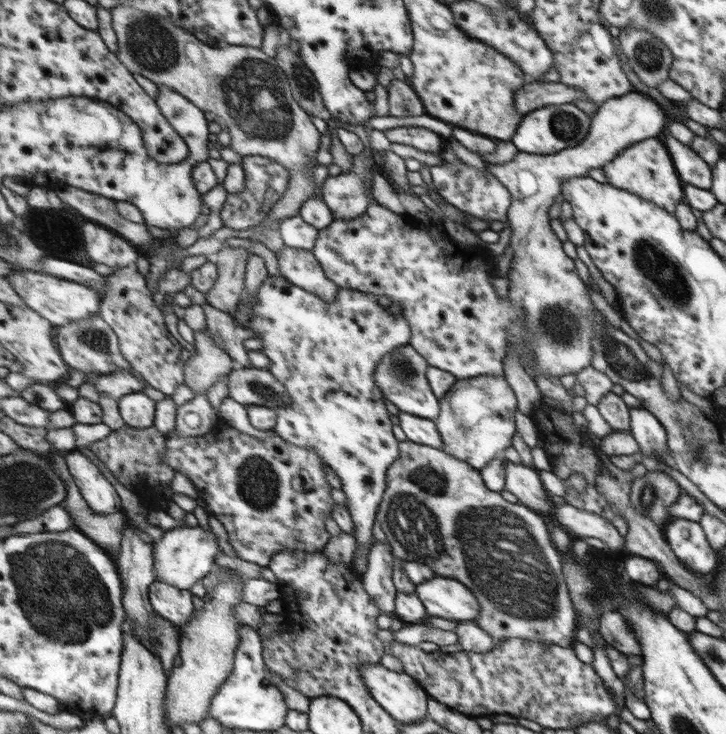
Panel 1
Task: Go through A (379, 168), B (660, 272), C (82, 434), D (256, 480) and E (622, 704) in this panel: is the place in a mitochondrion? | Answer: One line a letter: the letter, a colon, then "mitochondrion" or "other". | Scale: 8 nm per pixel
A: other
B: mitochondrion
C: other
D: mitochondrion
E: other

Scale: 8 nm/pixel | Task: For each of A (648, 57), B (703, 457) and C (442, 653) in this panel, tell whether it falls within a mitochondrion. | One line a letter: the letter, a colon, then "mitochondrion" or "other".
A: mitochondrion
B: mitochondrion
C: other

